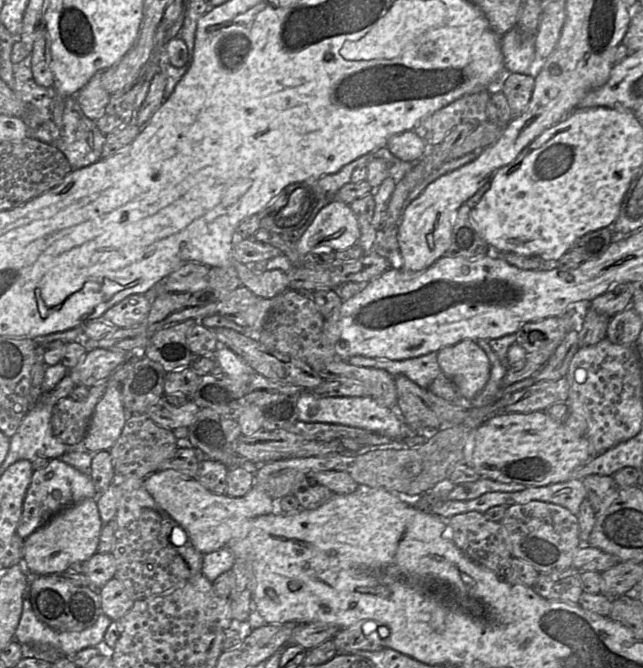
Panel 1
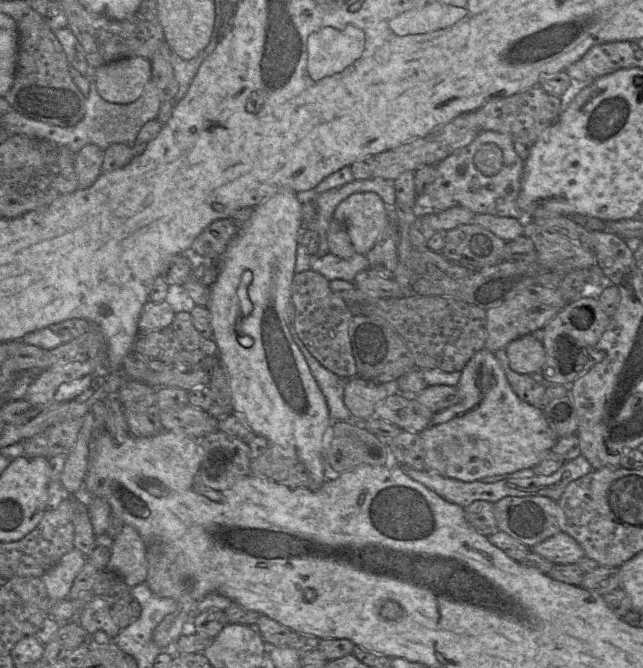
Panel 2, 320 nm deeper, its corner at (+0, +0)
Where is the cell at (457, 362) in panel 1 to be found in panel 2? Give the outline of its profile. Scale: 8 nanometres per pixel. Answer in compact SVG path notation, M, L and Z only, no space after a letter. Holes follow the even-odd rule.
M486 348L478 351L465 365L457 388L459 402L434 414L429 426L419 434L425 450L424 470L434 471L447 478L472 482L488 476L532 468L556 444L558 438L548 425L542 408L536 408L517 396L495 354Z

